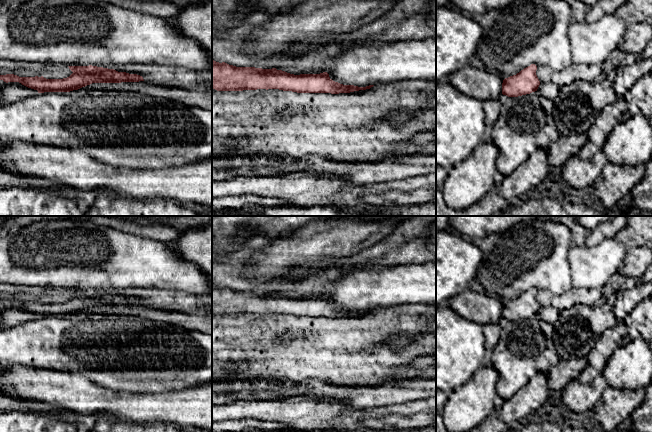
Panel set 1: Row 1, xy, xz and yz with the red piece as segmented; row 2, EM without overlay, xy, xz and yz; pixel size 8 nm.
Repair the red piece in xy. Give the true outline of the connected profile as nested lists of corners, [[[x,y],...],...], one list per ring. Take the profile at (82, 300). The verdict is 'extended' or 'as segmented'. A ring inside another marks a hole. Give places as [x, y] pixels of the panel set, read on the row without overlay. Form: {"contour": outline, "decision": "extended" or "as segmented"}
{"contour": [[[68,290],[73,296],[69,301],[63,303],[46,303],[38,301],[19,301],[14,298],[0,299],[4,306],[19,306],[22,309],[44,316],[70,316],[78,314],[92,307],[121,307],[144,305],[143,301],[137,298],[118,296],[97,290]]], "decision": "as segmented"}

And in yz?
{"contour": [[[531,288],[516,299],[505,302],[502,307],[502,318],[518,321],[537,315],[540,305],[536,299],[537,290]]], "decision": "as segmented"}

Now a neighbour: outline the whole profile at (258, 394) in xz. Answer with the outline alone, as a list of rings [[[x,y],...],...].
[[[289,389],[289,390],[277,390],[277,391],[268,391],[268,390],[243,390],[240,392],[229,393],[229,394],[219,394],[212,392],[212,405],[222,405],[229,404],[232,401],[237,400],[276,400],[284,399],[293,395],[306,395],[306,390],[301,389]]]

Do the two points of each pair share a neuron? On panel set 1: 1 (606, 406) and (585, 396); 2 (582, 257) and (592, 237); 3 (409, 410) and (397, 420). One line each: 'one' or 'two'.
1: two
2: two
3: two

